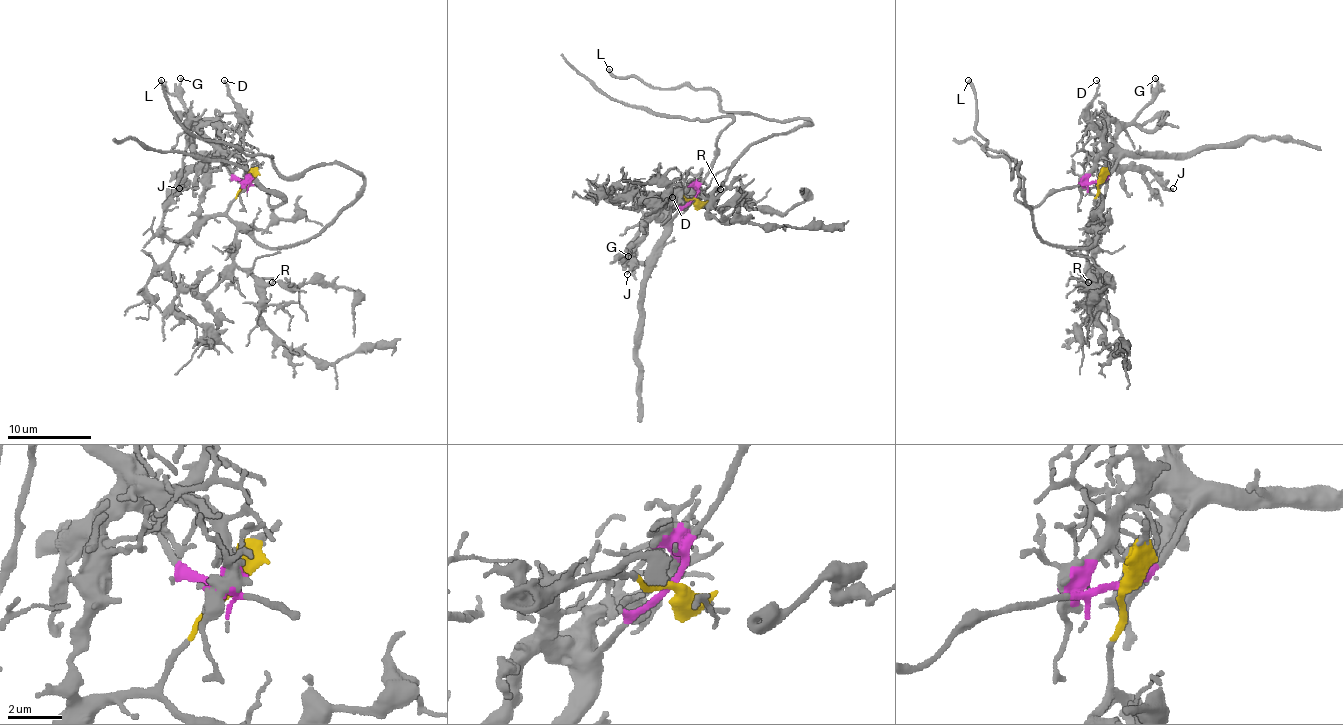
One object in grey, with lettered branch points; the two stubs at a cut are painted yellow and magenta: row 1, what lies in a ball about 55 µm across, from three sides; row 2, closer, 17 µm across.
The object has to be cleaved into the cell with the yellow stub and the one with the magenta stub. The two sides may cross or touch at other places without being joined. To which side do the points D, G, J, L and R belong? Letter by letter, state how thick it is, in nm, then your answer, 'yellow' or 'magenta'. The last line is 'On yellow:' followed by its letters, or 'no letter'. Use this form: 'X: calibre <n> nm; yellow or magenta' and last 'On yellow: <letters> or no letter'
D: calibre 150 nm; magenta
G: calibre 170 nm; magenta
J: calibre 190 nm; magenta
L: calibre 240 nm; yellow
R: calibre 130 nm; yellow
On yellow: L, R

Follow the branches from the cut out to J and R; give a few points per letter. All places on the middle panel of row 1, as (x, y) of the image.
J: (694, 199), (669, 220), (654, 218), (650, 222), (627, 274)
R: (694, 199), (675, 195), (684, 188), (682, 195), (696, 199), (703, 205), (717, 195), (719, 188)

